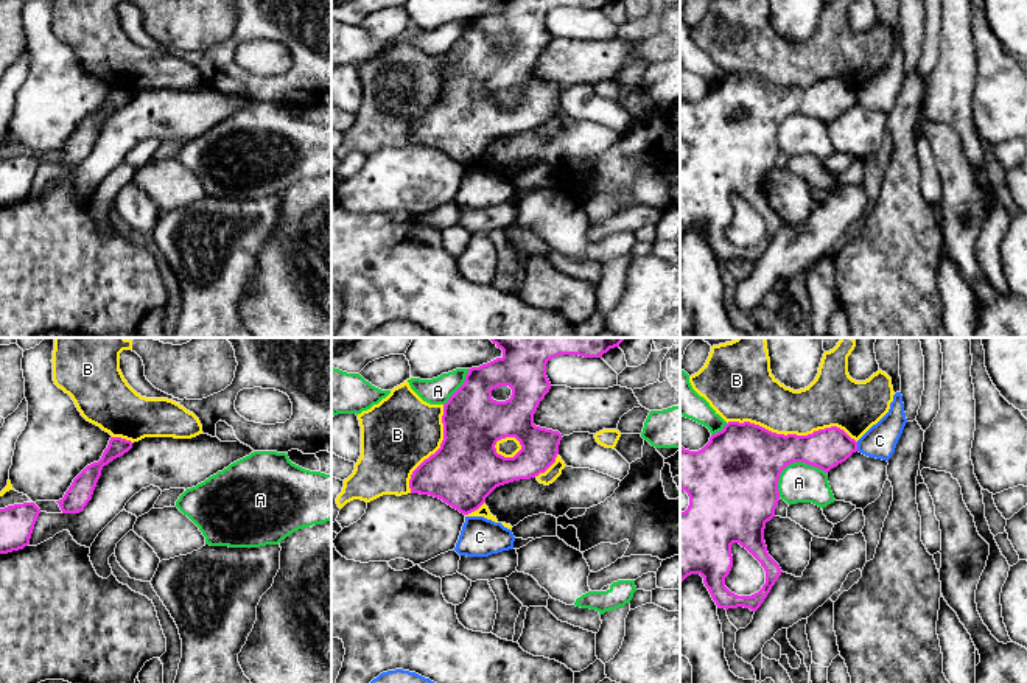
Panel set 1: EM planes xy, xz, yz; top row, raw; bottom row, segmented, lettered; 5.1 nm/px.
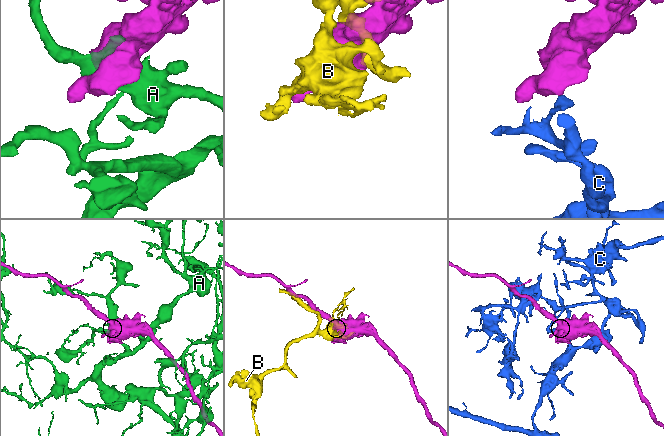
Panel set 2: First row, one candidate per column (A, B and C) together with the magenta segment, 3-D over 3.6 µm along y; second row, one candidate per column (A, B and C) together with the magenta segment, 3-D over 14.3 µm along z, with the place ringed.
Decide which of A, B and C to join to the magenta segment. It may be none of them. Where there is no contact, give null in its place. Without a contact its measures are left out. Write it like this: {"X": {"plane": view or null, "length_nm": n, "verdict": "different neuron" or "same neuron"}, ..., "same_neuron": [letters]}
{"A": {"plane": "yz", "length_nm": 280, "verdict": "different neuron"}, "B": {"plane": "yz", "length_nm": 700, "verdict": "different neuron"}, "C": {"plane": "yz", "length_nm": 50, "verdict": "different neuron"}, "same_neuron": []}

